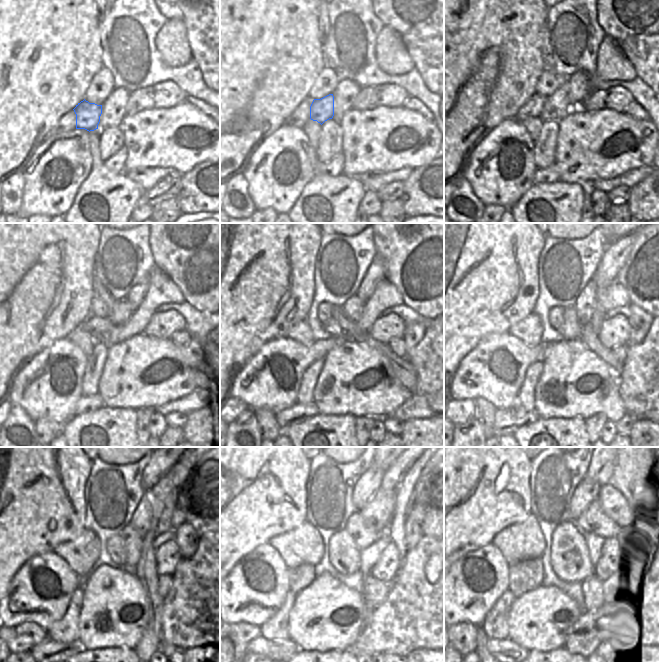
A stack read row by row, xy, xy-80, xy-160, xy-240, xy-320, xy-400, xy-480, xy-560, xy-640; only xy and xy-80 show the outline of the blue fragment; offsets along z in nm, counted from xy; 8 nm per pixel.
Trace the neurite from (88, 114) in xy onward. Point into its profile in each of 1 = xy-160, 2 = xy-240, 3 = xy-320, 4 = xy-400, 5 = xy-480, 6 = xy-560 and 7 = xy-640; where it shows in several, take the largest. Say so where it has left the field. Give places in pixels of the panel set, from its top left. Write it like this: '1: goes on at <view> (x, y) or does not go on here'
1: goes on at xy-160 (557, 106)
2: goes on at xy-240 (122, 311)
3: goes on at xy-320 (353, 308)
4: goes on at xy-400 (584, 305)
5: goes on at xy-480 (140, 521)
6: goes on at xy-560 (377, 514)
7: goes on at xy-640 (614, 505)

